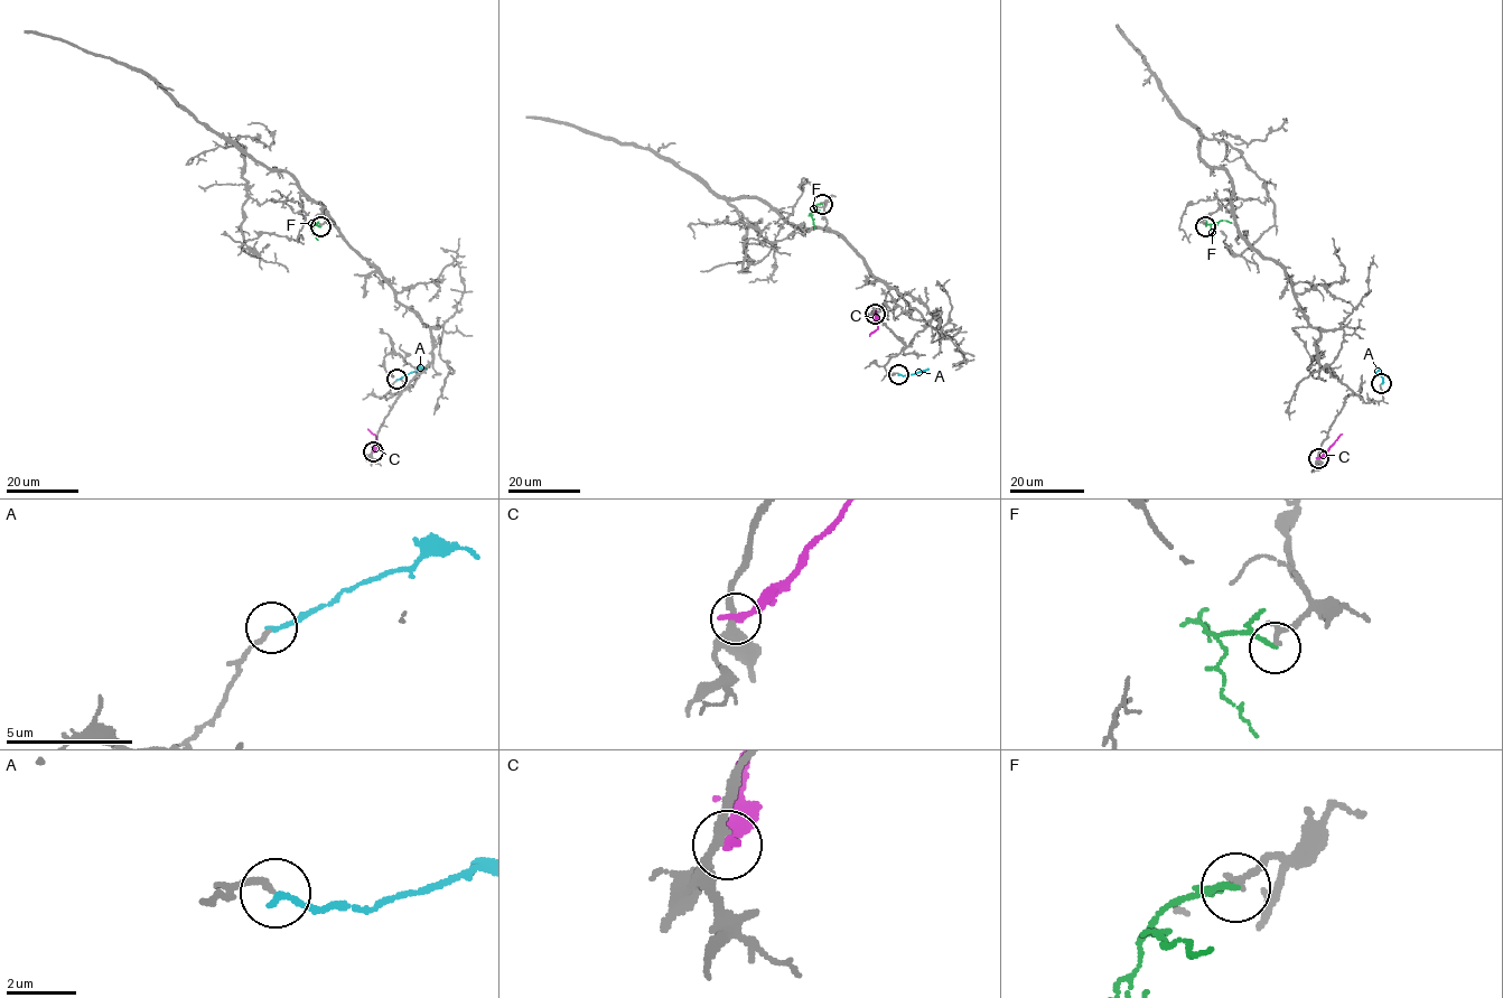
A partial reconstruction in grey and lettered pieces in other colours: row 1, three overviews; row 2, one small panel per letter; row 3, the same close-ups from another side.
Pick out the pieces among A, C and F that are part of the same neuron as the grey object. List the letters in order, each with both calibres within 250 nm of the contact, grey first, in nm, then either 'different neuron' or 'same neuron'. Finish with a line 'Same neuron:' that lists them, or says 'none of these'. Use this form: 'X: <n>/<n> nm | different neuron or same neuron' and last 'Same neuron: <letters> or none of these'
A: 170/190 nm | same neuron
C: 280/320 nm | different neuron
F: 190/170 nm | different neuron
Same neuron: A

